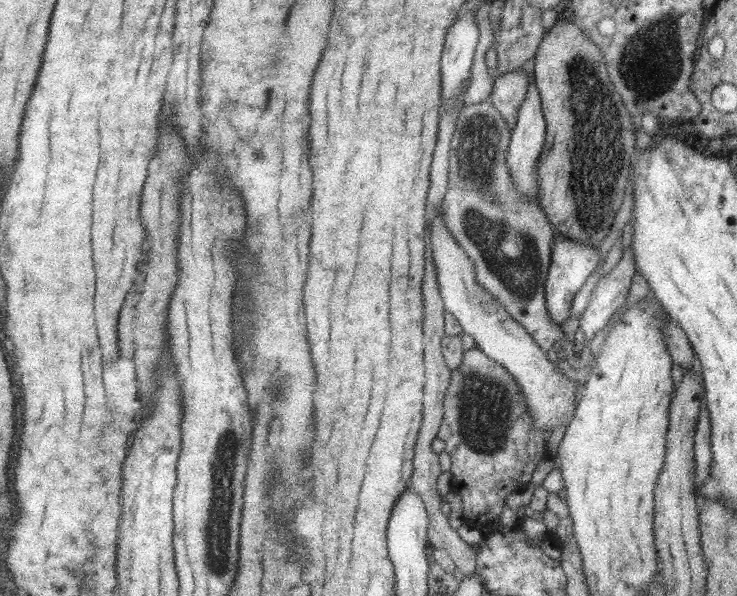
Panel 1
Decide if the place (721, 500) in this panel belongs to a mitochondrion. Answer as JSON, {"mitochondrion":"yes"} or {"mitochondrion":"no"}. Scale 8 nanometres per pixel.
{"mitochondrion":"no"}

